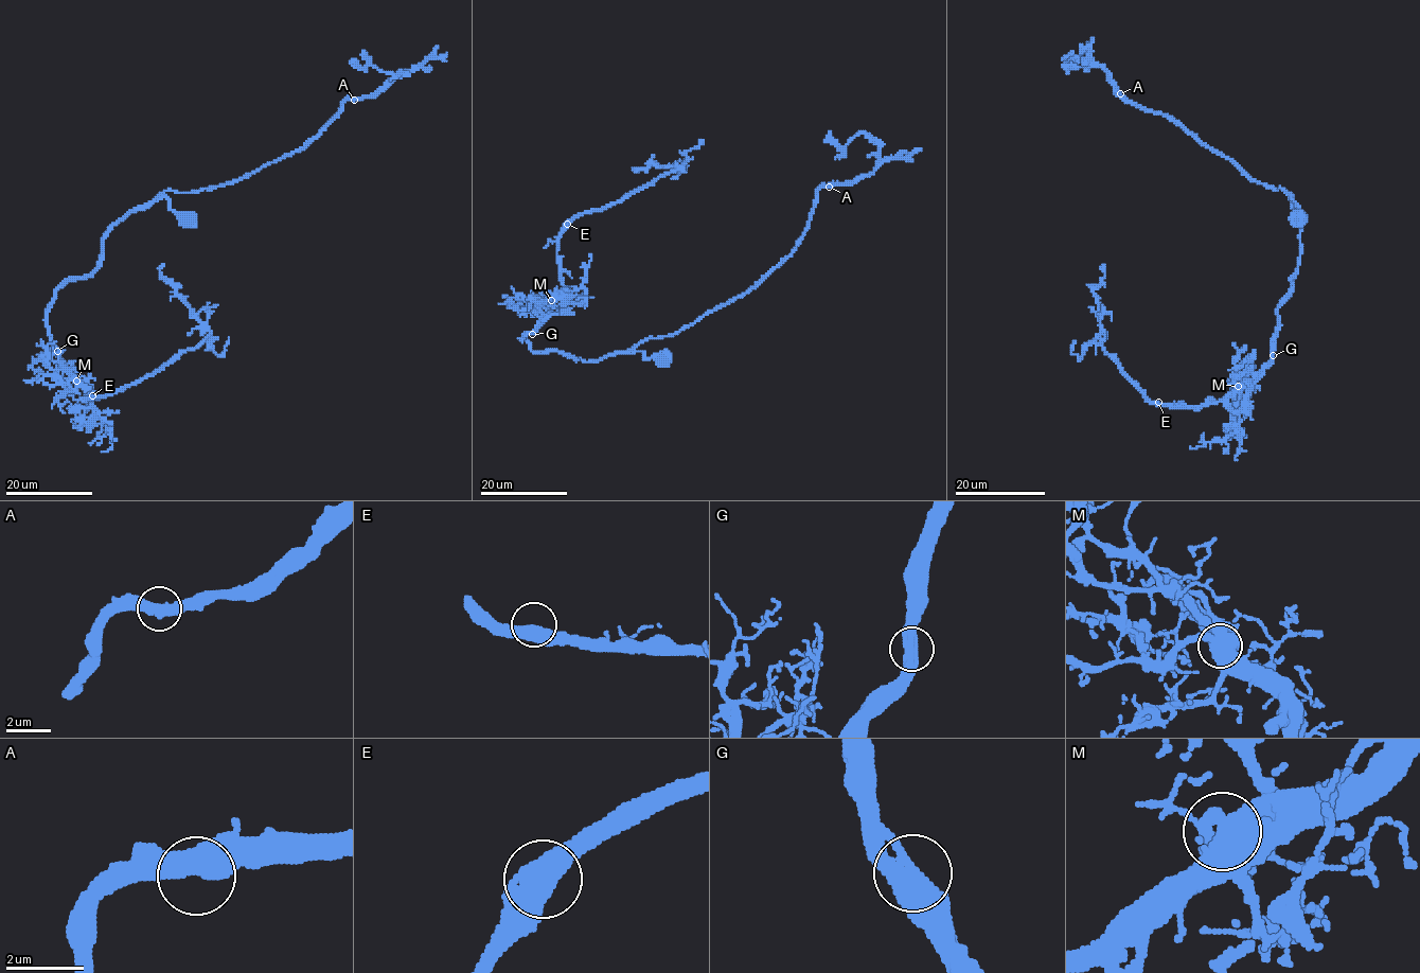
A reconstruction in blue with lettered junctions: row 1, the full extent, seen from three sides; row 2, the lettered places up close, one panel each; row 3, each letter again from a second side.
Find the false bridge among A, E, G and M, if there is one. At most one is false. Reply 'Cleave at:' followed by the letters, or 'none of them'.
Cleave at: none of them

